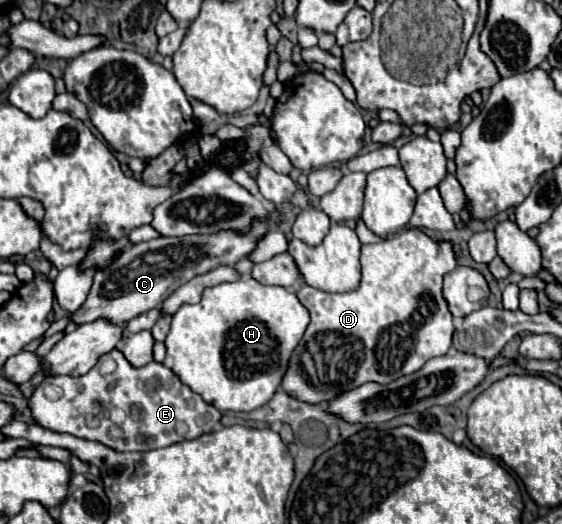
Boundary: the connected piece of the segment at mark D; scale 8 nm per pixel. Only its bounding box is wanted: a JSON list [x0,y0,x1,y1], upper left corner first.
[282,228,456,402]

